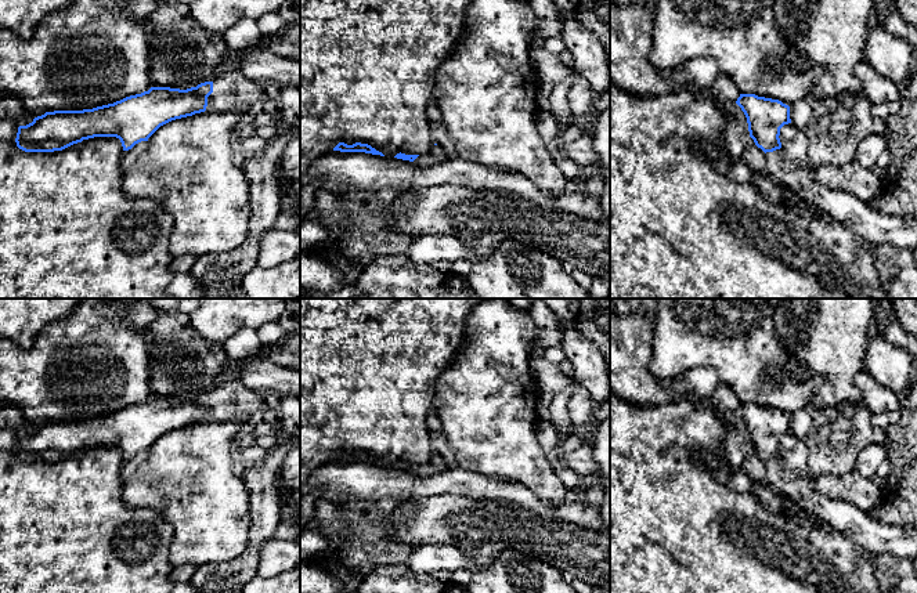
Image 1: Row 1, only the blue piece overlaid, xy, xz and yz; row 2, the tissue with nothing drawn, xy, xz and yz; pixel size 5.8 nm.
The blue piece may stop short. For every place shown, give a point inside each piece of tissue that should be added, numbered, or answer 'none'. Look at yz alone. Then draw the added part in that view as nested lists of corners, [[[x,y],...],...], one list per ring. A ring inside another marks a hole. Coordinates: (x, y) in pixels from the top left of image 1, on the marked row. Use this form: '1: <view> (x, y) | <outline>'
1: yz (873, 227) | [[[784,151],[766,152],[766,169],[794,195],[827,213],[853,231],[867,245],[892,245],[913,250],[917,246],[917,221],[913,217],[887,216],[870,209],[852,194],[831,188],[808,167],[791,163]]]

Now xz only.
1: xz (436, 154) | [[[432,145],[426,155],[419,155],[414,163],[418,166],[429,166],[445,160],[445,152],[440,145]]]

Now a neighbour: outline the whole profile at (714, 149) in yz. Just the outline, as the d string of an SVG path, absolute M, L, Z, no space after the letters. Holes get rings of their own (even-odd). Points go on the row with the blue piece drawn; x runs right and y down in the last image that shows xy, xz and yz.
M721 138L718 141L700 142L700 144L694 144L692 148L694 152L714 162L725 153L725 141L723 138Z

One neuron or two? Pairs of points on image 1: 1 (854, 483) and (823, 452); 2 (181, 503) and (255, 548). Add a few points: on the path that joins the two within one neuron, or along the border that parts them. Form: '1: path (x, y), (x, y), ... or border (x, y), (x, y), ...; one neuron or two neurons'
1: border (855, 469), (848, 473), (818, 474), (813, 477); two neurons
2: border (249, 510), (248, 546), (237, 557), (223, 563); two neurons

